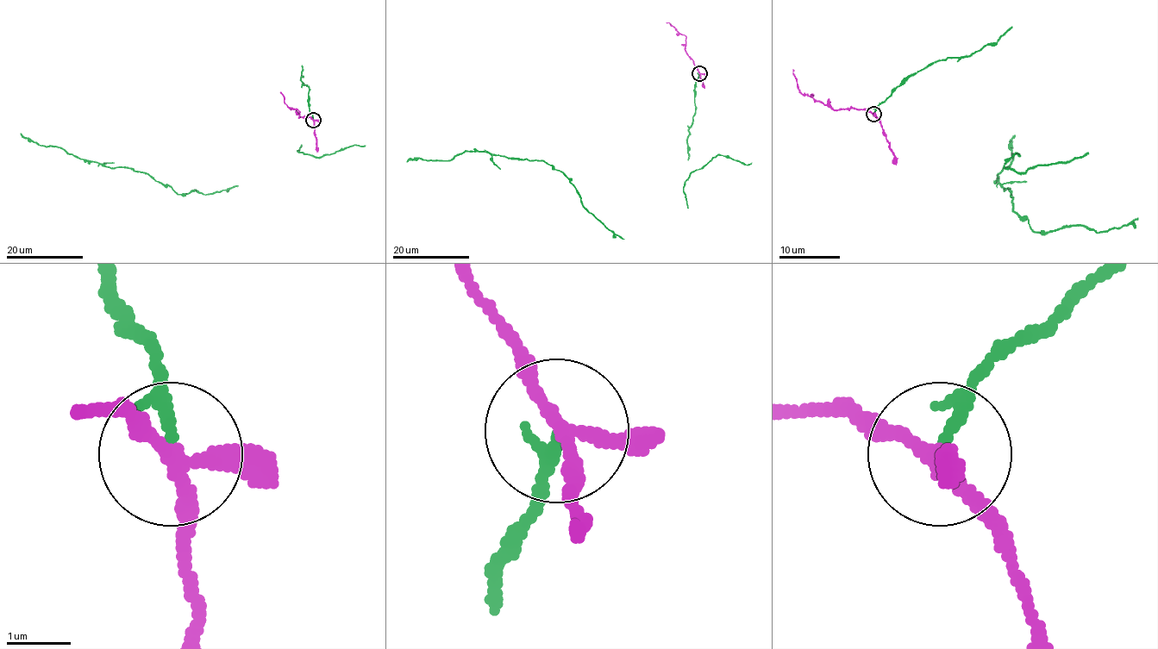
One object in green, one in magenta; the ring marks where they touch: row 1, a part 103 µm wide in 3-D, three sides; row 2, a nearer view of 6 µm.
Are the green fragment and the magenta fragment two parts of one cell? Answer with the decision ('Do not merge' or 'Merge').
Do not merge

